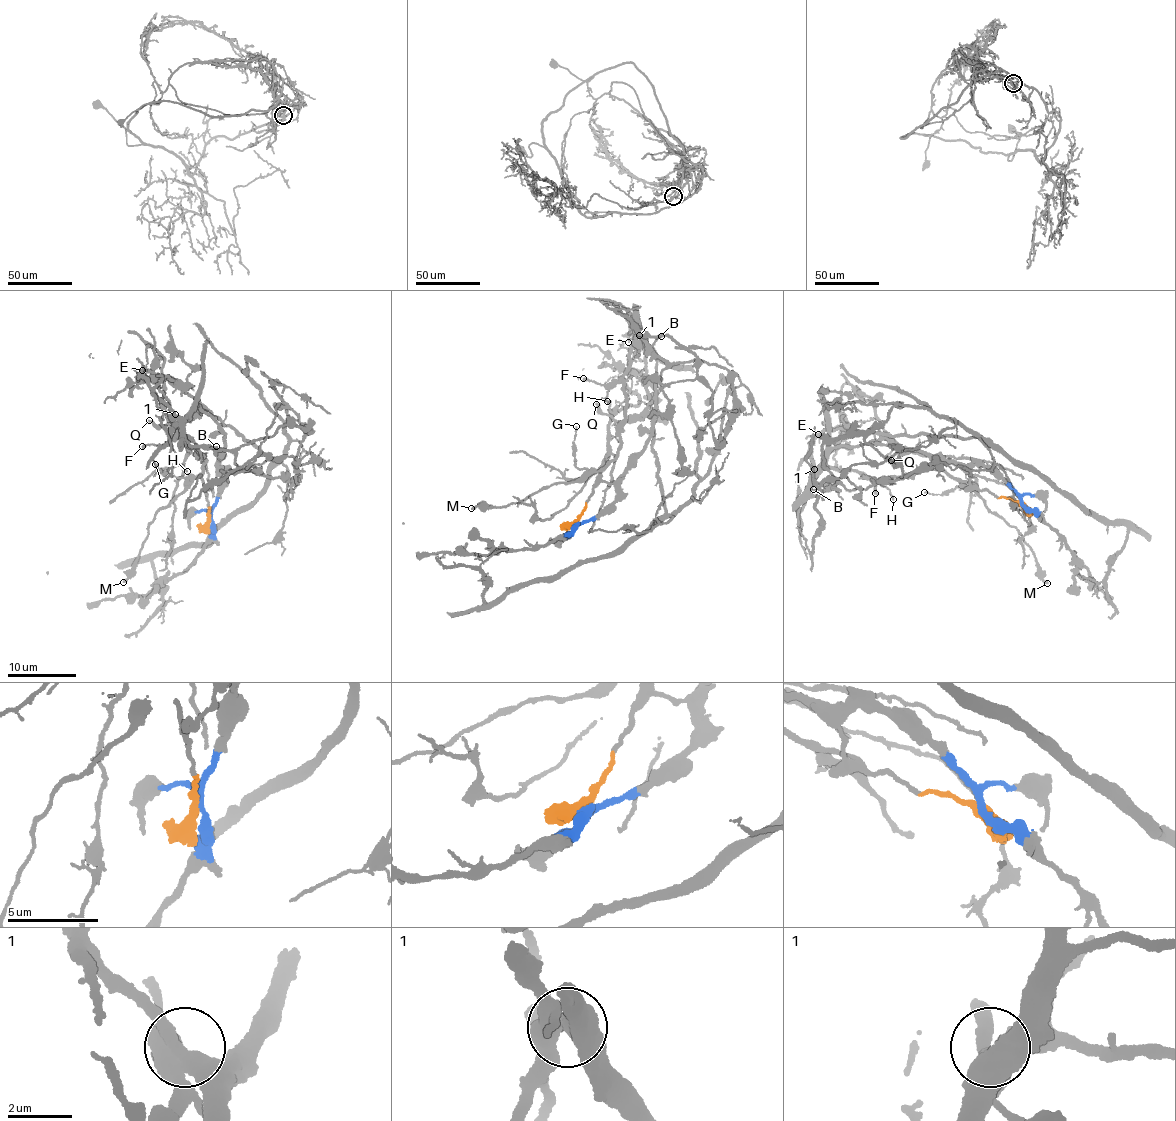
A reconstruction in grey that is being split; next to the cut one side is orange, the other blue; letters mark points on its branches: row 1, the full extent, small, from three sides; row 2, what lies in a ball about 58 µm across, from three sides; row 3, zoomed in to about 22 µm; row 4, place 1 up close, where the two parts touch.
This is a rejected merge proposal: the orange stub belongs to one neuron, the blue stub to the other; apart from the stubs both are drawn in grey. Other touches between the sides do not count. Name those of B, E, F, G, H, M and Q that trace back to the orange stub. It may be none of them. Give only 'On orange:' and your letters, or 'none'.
On orange: F, G, H, M

